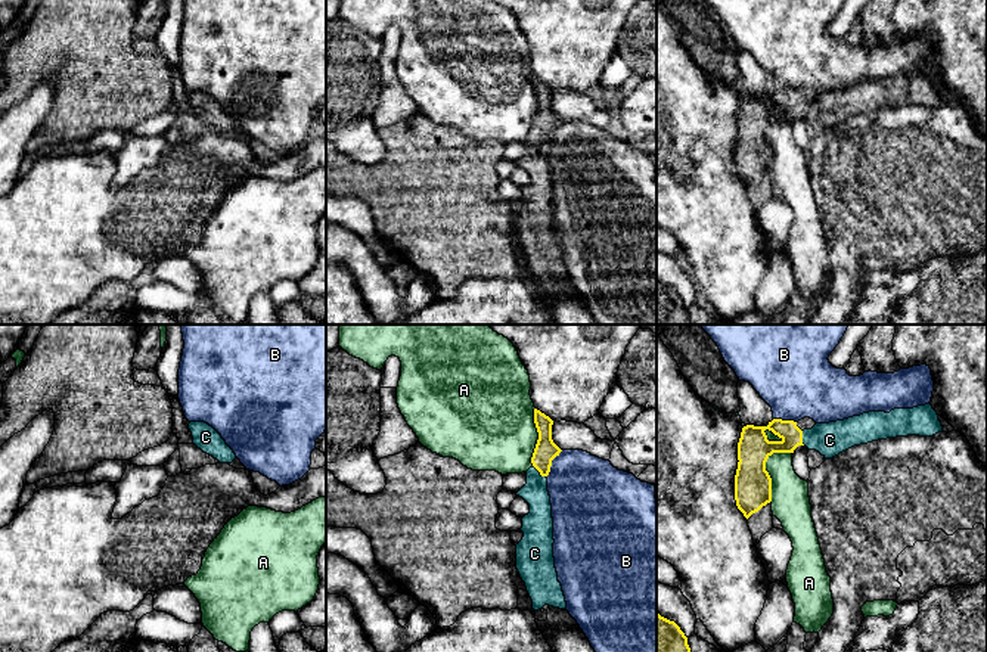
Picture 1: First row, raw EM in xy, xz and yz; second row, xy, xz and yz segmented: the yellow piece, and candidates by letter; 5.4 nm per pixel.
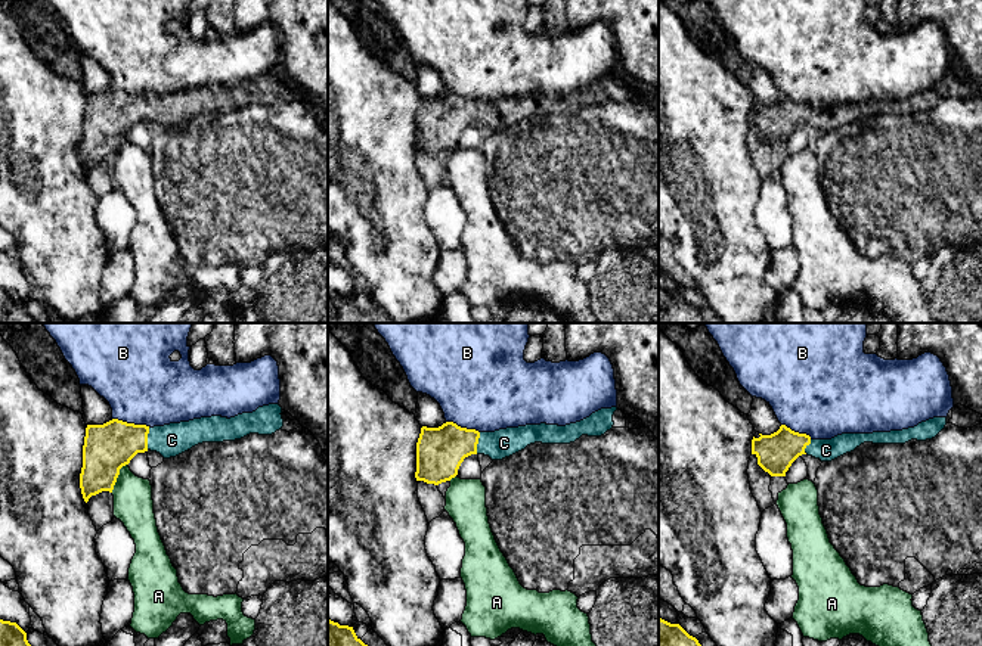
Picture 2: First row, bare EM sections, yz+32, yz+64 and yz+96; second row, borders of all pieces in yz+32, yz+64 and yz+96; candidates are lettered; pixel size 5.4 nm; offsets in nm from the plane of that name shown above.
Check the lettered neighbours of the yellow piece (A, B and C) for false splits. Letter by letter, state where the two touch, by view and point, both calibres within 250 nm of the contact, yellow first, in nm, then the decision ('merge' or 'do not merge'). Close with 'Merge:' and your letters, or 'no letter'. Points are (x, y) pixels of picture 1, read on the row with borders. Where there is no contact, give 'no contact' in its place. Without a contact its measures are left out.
A: contact yz (764, 468); calibres 200 and 200 nm; do not merge
B: contact xz (551, 463); calibres 120 and 400 nm; do not merge
C: contact xz (539, 471); calibres 120 and 140 nm; merge
Merge: C

